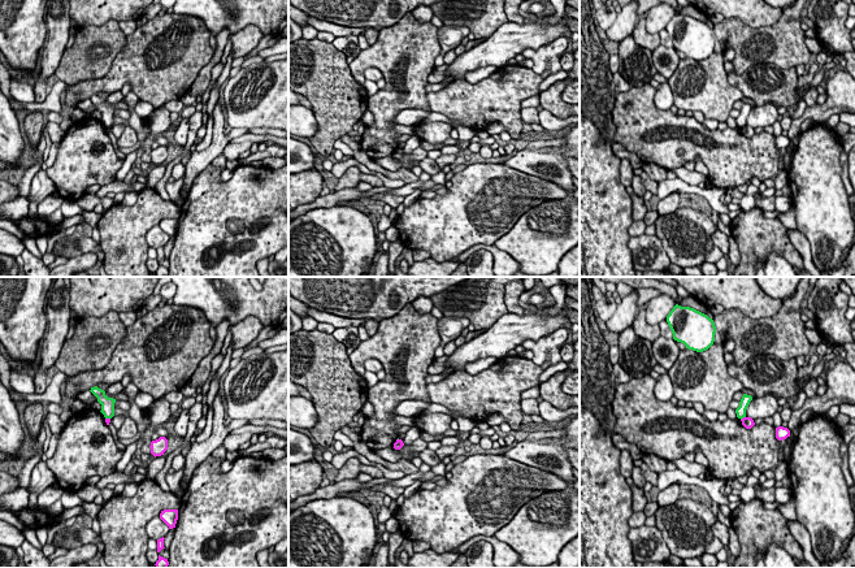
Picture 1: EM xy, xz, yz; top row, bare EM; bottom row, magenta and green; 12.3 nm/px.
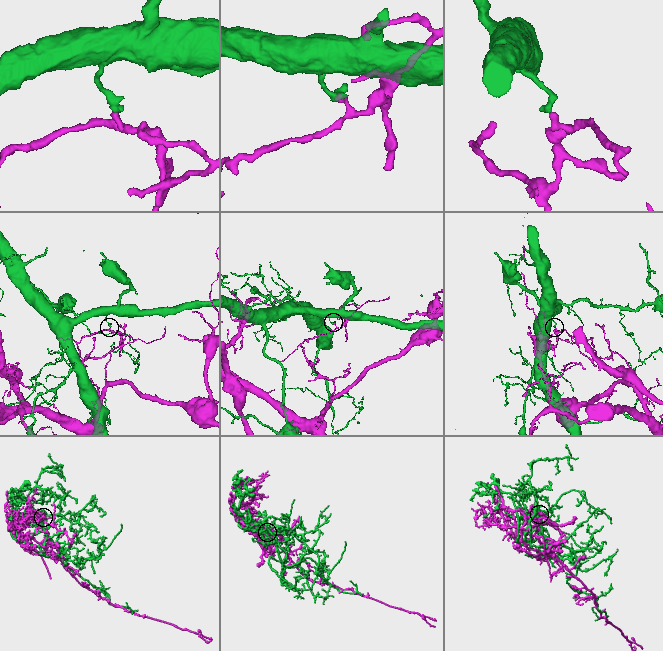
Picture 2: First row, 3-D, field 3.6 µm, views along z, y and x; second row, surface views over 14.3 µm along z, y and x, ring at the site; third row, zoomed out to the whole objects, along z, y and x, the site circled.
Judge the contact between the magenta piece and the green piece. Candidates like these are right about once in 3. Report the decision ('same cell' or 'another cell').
another cell

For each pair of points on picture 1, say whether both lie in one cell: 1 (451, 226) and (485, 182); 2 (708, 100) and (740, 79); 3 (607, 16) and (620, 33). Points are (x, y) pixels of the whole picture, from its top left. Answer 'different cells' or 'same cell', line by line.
1: same cell
2: different cells
3: different cells

